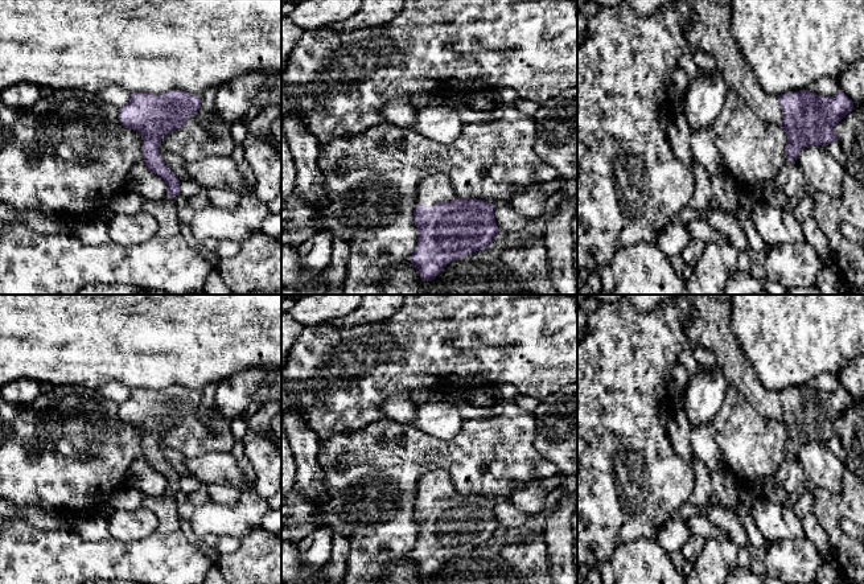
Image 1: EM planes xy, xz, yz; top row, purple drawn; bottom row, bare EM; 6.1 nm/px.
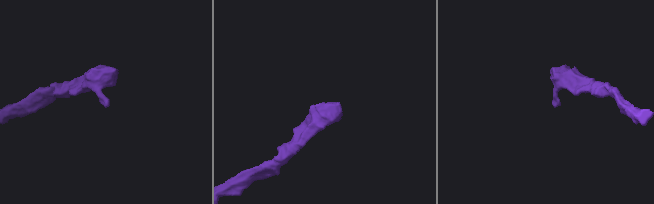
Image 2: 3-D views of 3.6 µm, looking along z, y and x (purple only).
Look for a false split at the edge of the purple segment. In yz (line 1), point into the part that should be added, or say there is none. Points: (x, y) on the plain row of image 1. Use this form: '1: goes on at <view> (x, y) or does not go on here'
1: goes on at yz (711, 324)

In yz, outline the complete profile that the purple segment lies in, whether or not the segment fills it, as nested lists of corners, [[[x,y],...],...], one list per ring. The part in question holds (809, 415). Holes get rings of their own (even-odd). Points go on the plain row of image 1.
[[[705,295],[684,296],[694,305],[687,340],[695,346],[711,350],[729,384],[738,388],[761,415],[785,425],[787,457],[797,457],[799,448],[806,443],[827,443],[838,437],[835,423],[855,402],[842,386],[832,392],[807,386],[768,390],[733,333],[731,303]]]

